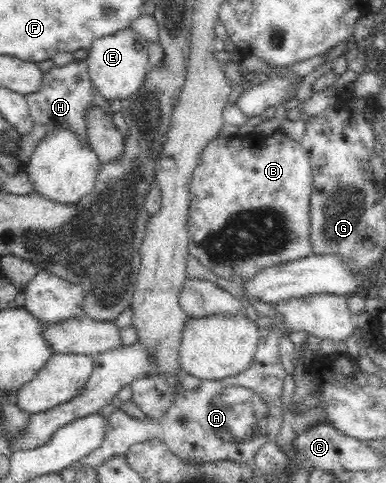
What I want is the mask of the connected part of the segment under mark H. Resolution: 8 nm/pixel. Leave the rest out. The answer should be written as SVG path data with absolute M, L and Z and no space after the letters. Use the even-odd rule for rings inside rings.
M74 59L65 66L53 65L49 72L44 74L41 89L25 95L25 98L27 99L31 120L34 124L45 126L47 128L46 134L53 134L56 129L70 130L78 138L78 141L87 148L90 148L87 123L85 123L87 112L93 106L98 106L107 116L111 117L117 112L122 112L120 100L107 100L93 87L85 59Z

